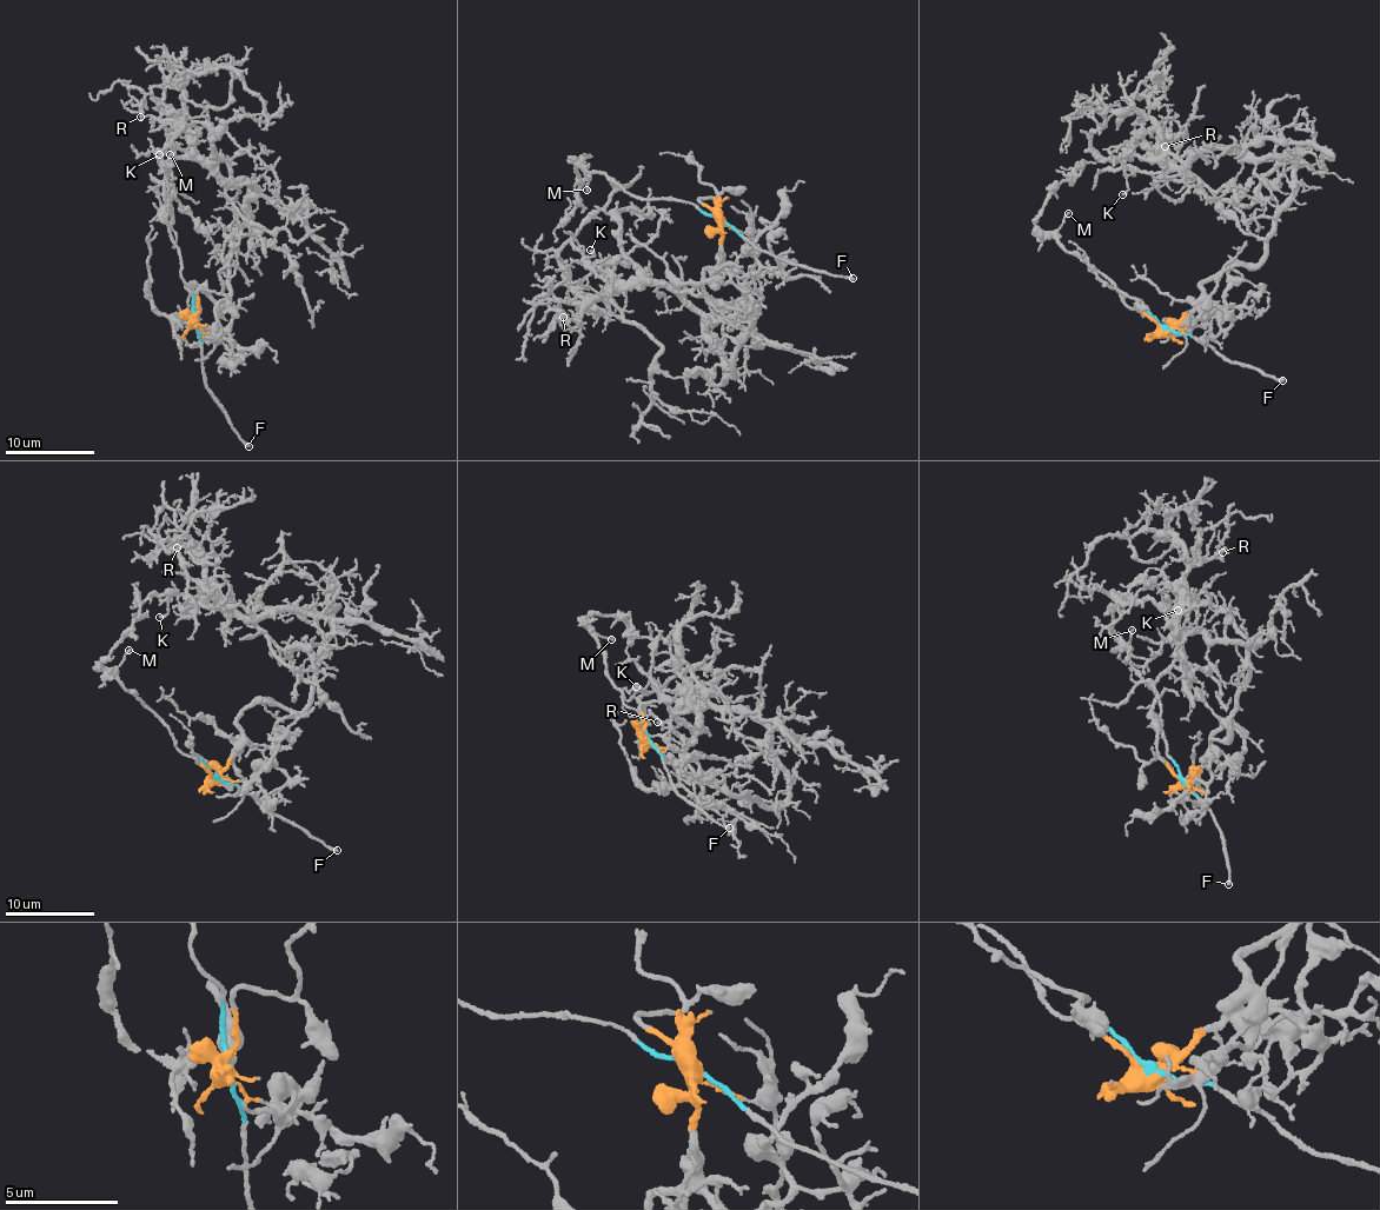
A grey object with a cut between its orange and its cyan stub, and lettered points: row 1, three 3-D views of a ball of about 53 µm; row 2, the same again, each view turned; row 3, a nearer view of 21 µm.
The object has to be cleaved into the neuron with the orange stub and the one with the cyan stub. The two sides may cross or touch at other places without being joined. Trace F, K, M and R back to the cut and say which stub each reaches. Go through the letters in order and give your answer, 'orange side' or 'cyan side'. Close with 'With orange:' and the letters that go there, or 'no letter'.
F: cyan side
K: orange side
M: cyan side
R: orange side
With orange: K, R

